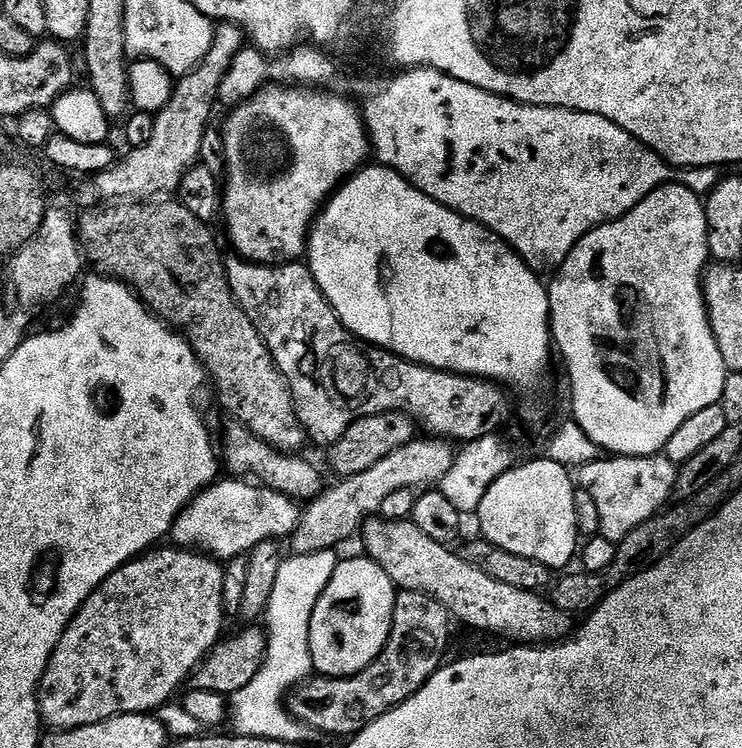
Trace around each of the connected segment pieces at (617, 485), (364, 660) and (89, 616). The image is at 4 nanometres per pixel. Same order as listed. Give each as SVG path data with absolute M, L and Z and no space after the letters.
M664 454L604 456L579 467L578 484L597 503L600 535L620 543L630 530L657 515L669 503L668 498L675 493L678 472L678 466Z
M346 558L341 559L314 606L309 648L314 669L321 676L353 676L366 670L390 638L397 589L390 586L388 575L376 564L363 563L349 564Z
M164 547L141 555L110 574L66 626L38 689L40 719L49 729L70 731L104 723L118 715L155 713L175 697L172 695L180 683L185 683L210 649L220 643L226 617L221 561L202 551Z

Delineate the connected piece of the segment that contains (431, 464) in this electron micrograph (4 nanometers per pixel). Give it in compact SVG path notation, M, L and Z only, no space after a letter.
M417 438L402 446L402 450L394 450L394 454L382 458L382 462L370 466L370 470L337 479L333 488L325 487L319 496L303 505L300 520L290 535L291 551L298 555L310 555L339 549L340 544L346 543L355 532L357 535L365 520L379 513L388 495L407 488L420 490L439 482L450 470L457 453L457 449L447 440Z

